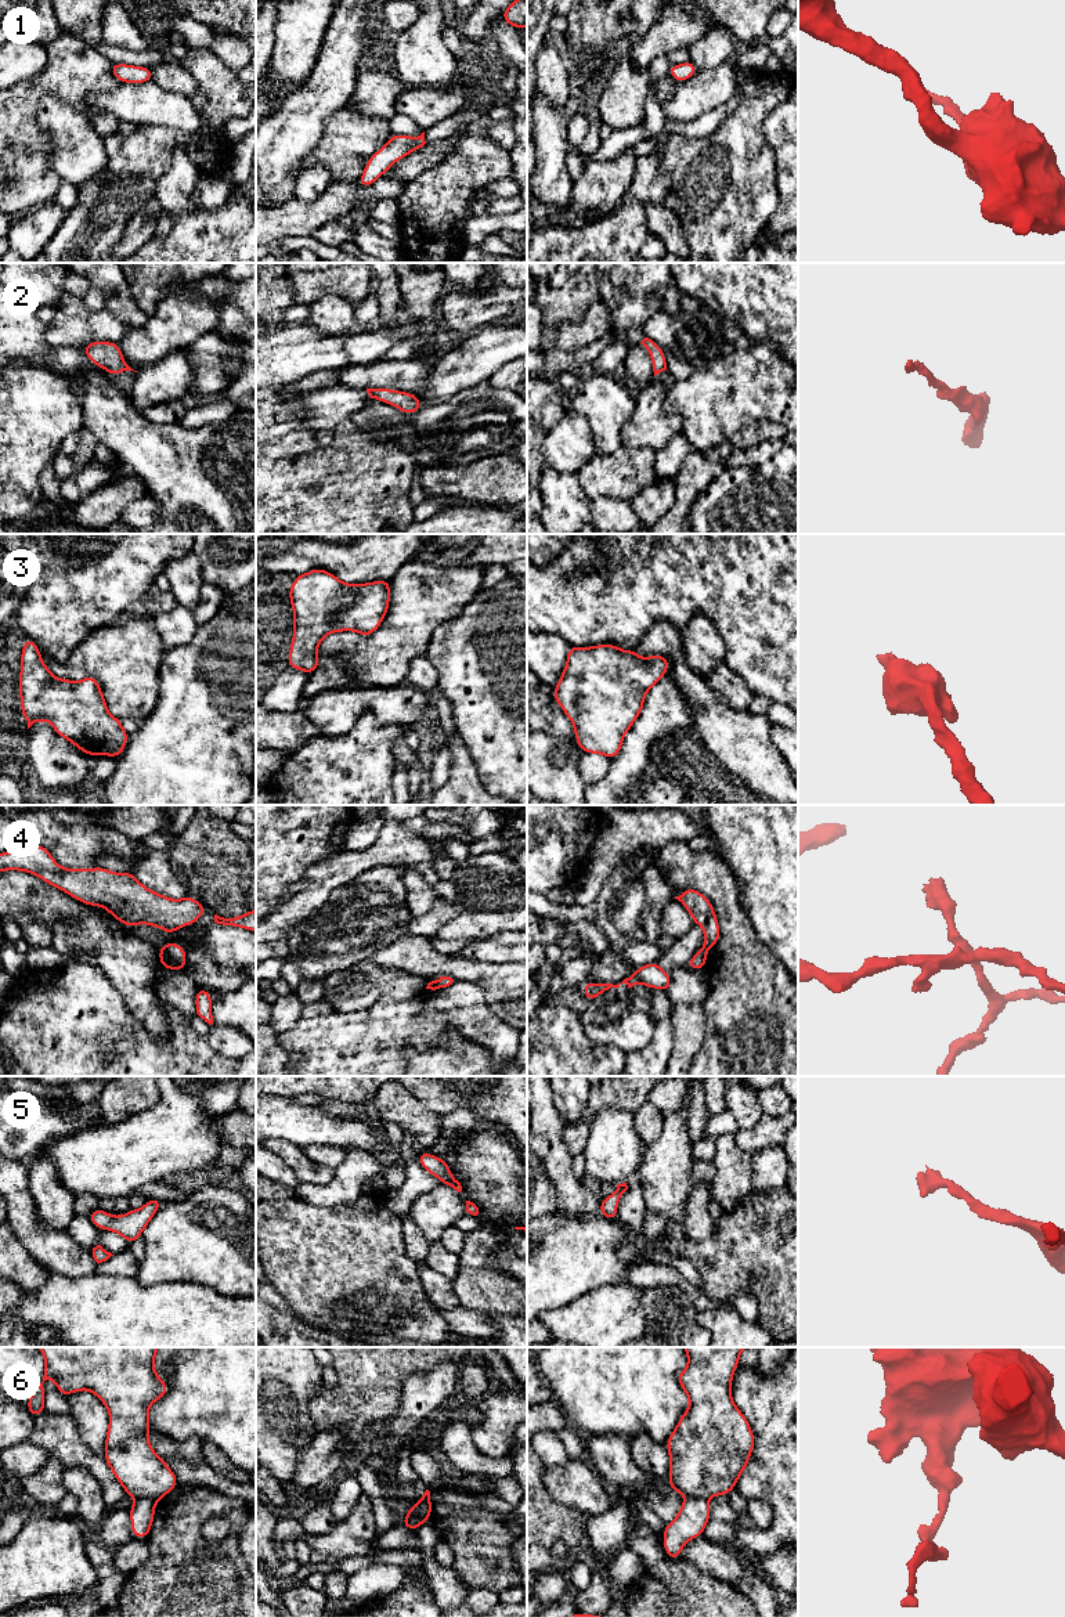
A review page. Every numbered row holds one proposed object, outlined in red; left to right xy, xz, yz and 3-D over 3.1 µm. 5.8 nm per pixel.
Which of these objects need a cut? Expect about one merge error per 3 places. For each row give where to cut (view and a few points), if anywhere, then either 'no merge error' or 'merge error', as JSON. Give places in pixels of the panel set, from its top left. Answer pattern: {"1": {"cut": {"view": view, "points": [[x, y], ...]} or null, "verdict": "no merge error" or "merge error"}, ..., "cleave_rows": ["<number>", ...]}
{"1": {"cut": null, "verdict": "no merge error"}, "2": {"cut": null, "verdict": "no merge error"}, "3": {"cut": null, "verdict": "no merge error"}, "4": {"cut": {"view": "yz", "points": [[703, 946], [707, 950]]}, "verdict": "merge error"}, "5": {"cut": null, "verdict": "no merge error"}, "6": {"cut": {"view": "xy", "points": [[136, 1498], [156, 1501]]}, "verdict": "merge error"}, "cleave_rows": ["4", "6"]}

